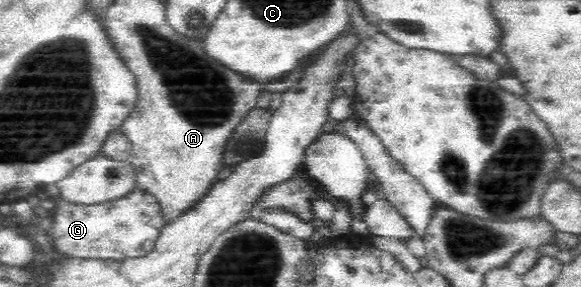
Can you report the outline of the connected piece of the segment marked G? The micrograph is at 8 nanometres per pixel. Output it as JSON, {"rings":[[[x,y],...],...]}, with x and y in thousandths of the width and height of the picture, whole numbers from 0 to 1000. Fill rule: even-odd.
{"rings":[[[238,655],[201,707],[146,721],[96,697],[91,791],[83,808],[93,836],[91,871],[134,902],[210,902],[256,885],[270,822],[286,784],[263,683]]]}

